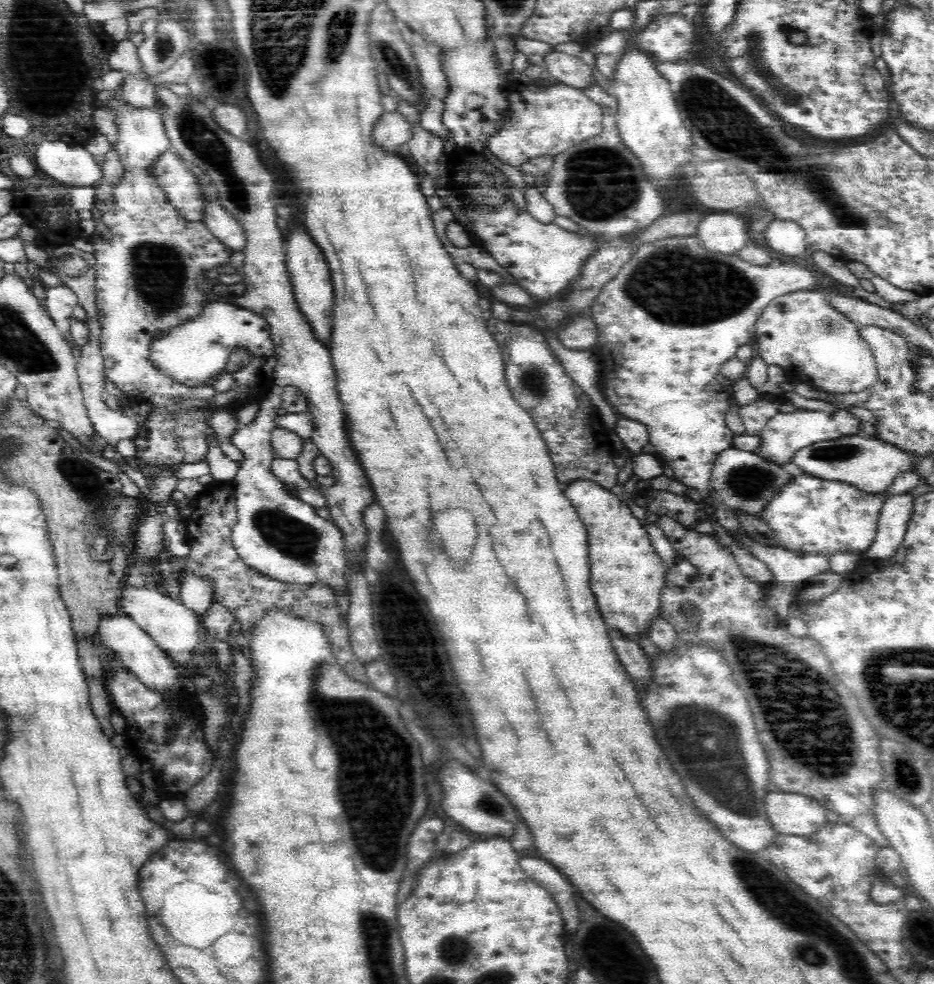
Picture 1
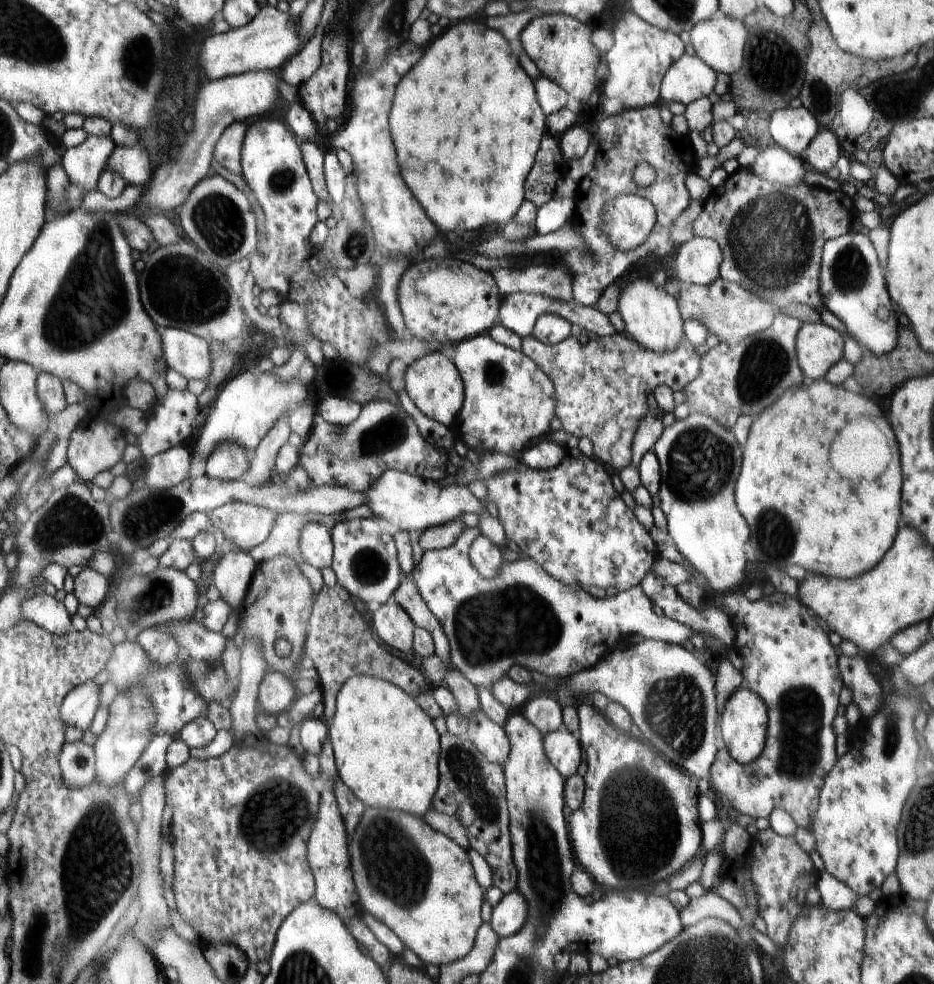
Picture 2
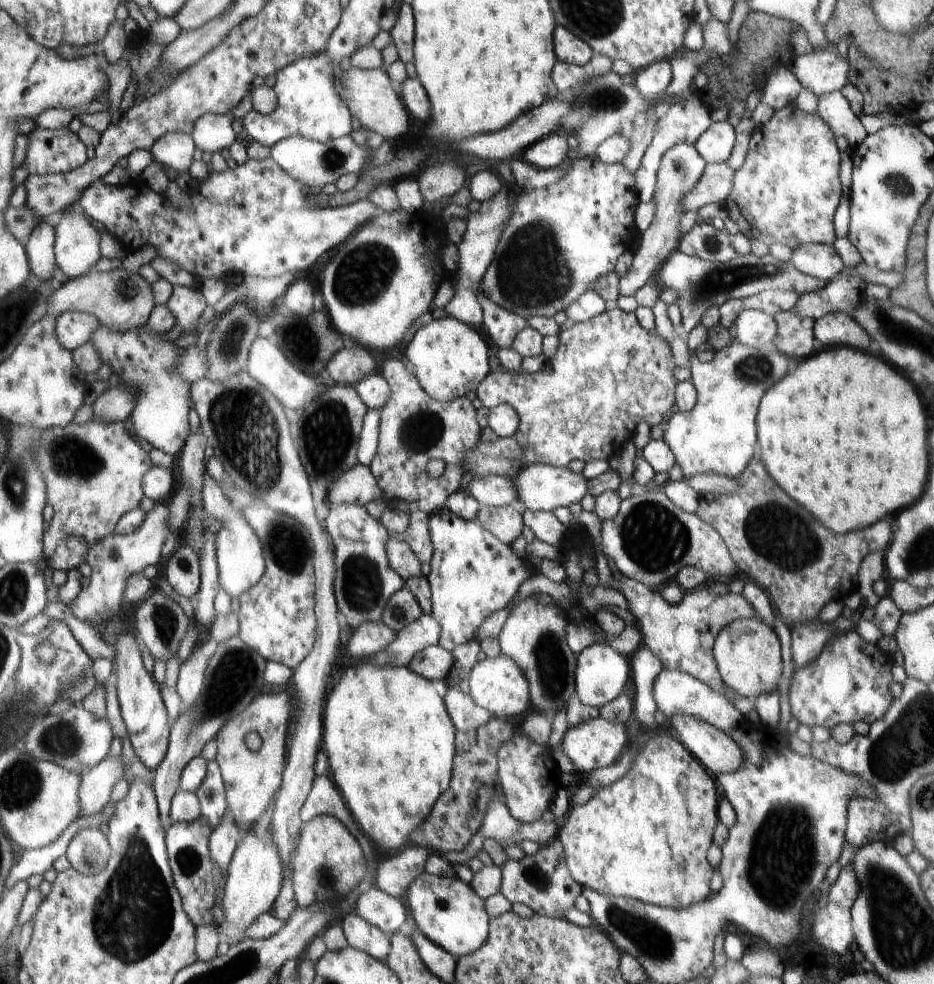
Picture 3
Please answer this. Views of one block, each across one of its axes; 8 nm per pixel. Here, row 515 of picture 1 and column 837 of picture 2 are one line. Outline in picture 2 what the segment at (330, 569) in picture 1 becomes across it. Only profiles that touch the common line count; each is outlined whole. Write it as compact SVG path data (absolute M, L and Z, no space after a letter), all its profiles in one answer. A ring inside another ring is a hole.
M864 230L825 243L820 288L826 309L846 326L846 334L855 337L862 349L869 349L876 357L895 350L900 326L895 304L889 295L876 250Z

